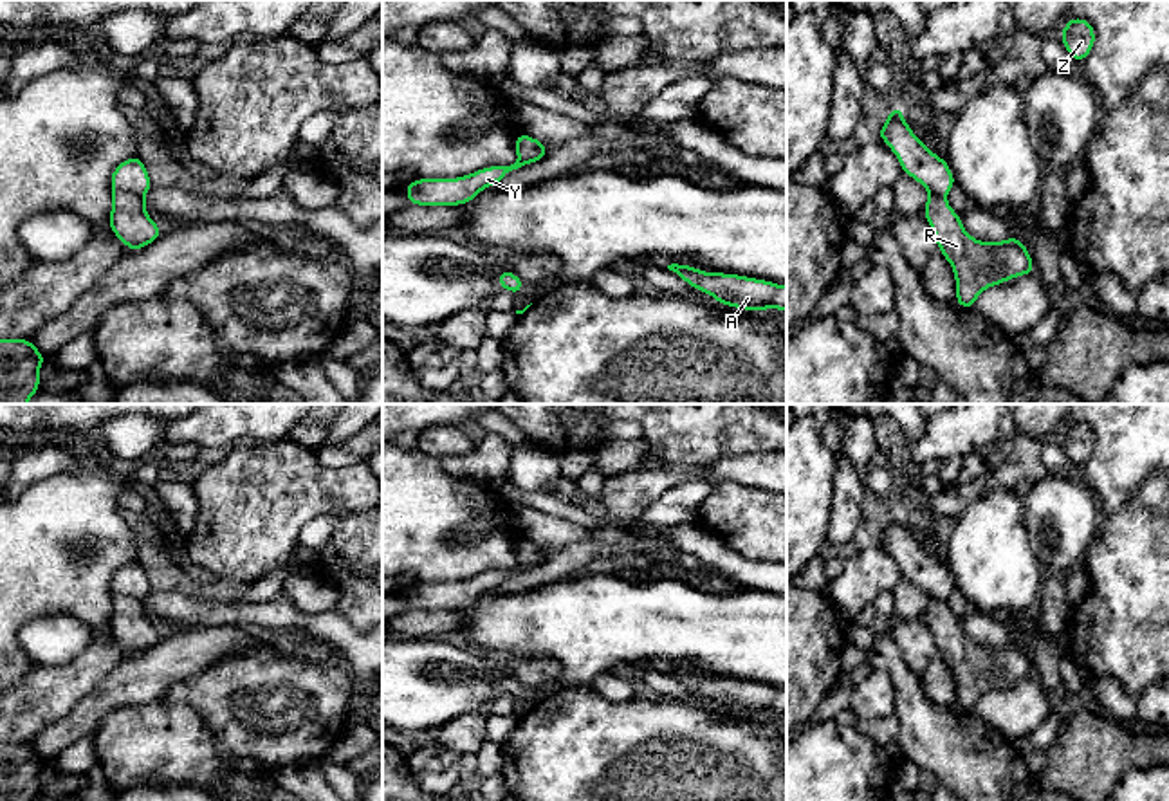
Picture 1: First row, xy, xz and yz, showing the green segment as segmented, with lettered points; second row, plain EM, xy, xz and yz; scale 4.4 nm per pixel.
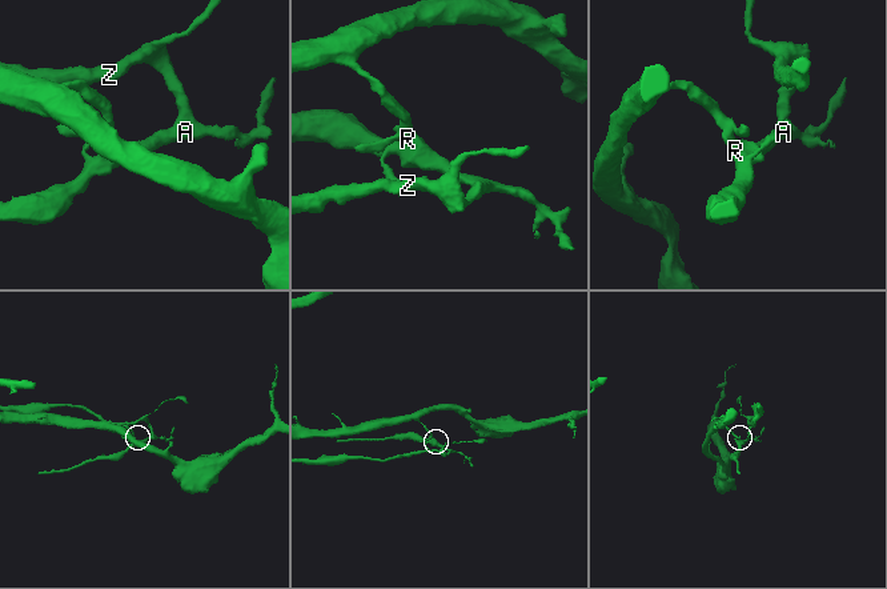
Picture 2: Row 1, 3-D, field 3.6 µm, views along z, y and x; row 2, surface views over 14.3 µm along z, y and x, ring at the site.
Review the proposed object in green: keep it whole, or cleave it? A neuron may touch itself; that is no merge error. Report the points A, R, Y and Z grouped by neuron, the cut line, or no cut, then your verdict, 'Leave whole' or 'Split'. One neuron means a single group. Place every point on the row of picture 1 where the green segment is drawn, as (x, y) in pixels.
Groups: A R Z / Y. Split along xy (114, 190), (128, 190), (143, 197). Split

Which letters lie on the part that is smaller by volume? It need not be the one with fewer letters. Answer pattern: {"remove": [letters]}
{"remove": ["A", "R", "Z"]}

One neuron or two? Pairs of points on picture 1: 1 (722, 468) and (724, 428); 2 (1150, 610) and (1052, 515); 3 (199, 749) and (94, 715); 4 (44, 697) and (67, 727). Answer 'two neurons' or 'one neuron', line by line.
1: two neurons
2: two neurons
3: two neurons
4: two neurons

